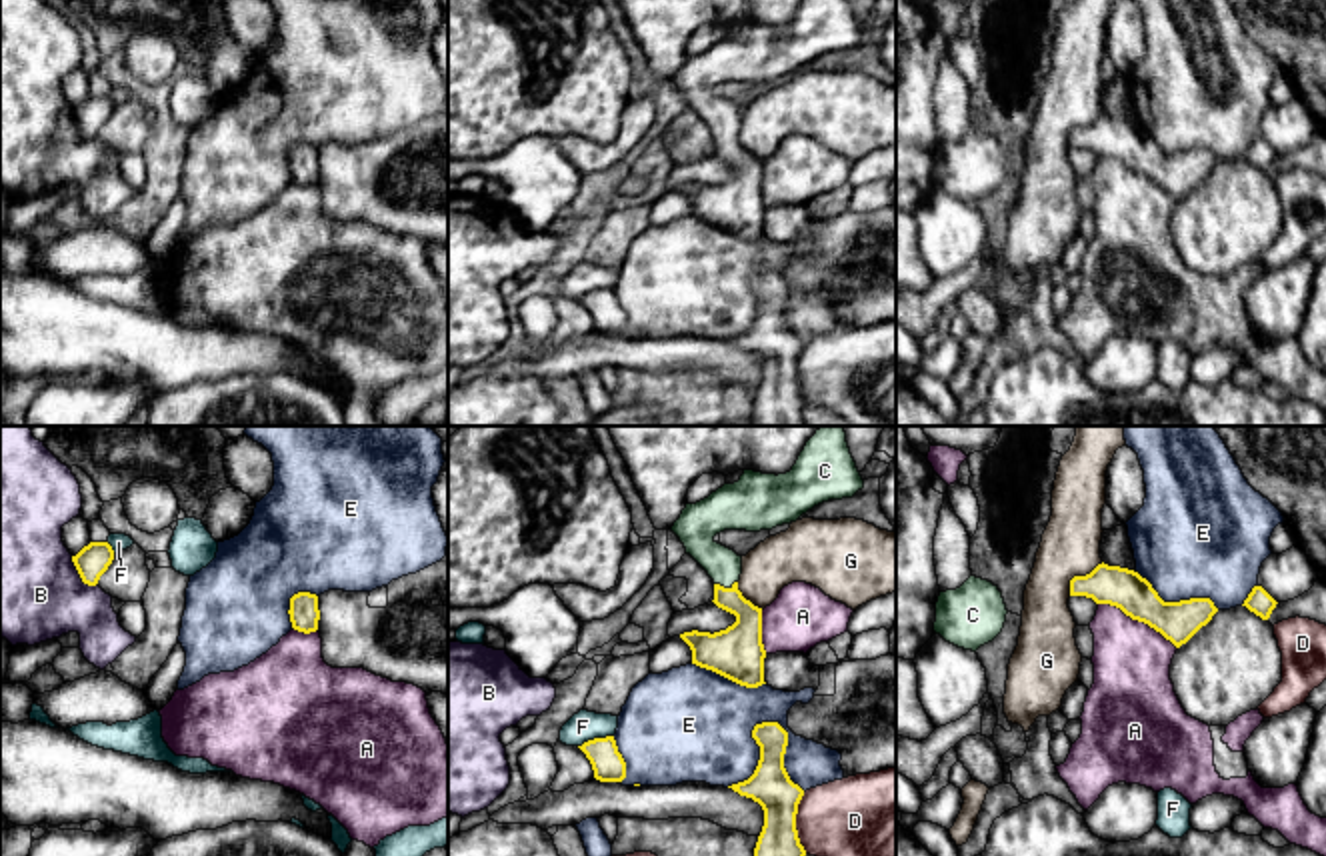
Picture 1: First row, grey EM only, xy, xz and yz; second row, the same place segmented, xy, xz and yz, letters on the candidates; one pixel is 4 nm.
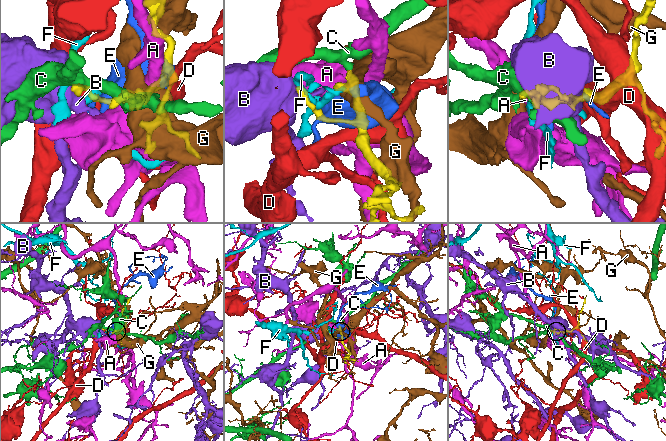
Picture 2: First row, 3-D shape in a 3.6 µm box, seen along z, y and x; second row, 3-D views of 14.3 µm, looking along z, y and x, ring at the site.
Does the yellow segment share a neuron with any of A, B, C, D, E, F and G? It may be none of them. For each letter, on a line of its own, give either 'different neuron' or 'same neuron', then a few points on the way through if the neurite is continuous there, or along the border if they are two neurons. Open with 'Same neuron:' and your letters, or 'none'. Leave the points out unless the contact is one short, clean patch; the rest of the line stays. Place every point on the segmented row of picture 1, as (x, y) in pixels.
Same neuron: C
A: different neuron
B: different neuron; border xy (70, 556), (78, 576), (94, 586)
C: same neuron; way xz (738, 646), (742, 610), (722, 586), (722, 566), (696, 530)
D: different neuron
E: different neuron
F: different neuron
G: different neuron; border yz (1102, 562), (1084, 574), (1076, 574), (1070, 580), (1068, 594)

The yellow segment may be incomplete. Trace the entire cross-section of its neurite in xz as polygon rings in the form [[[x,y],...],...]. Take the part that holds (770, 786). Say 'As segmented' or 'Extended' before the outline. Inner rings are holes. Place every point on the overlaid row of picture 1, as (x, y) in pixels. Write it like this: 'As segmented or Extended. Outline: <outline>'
As segmented. Outline: [[[762,722],[754,726],[752,738],[760,746],[758,766],[748,780],[728,788],[752,798],[764,810],[754,856],[806,856],[796,830],[804,790],[790,780],[784,768],[788,732],[778,722]]]

